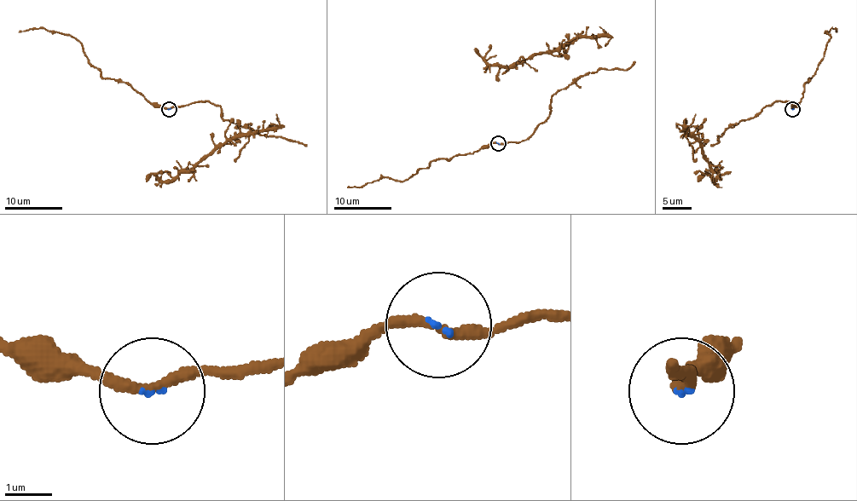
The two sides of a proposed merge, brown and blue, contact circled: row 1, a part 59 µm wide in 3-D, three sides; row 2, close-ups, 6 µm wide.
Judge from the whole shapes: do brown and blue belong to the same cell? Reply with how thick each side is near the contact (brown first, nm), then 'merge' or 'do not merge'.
240 nm thick on the brown side, 60 nm on the other; merge

